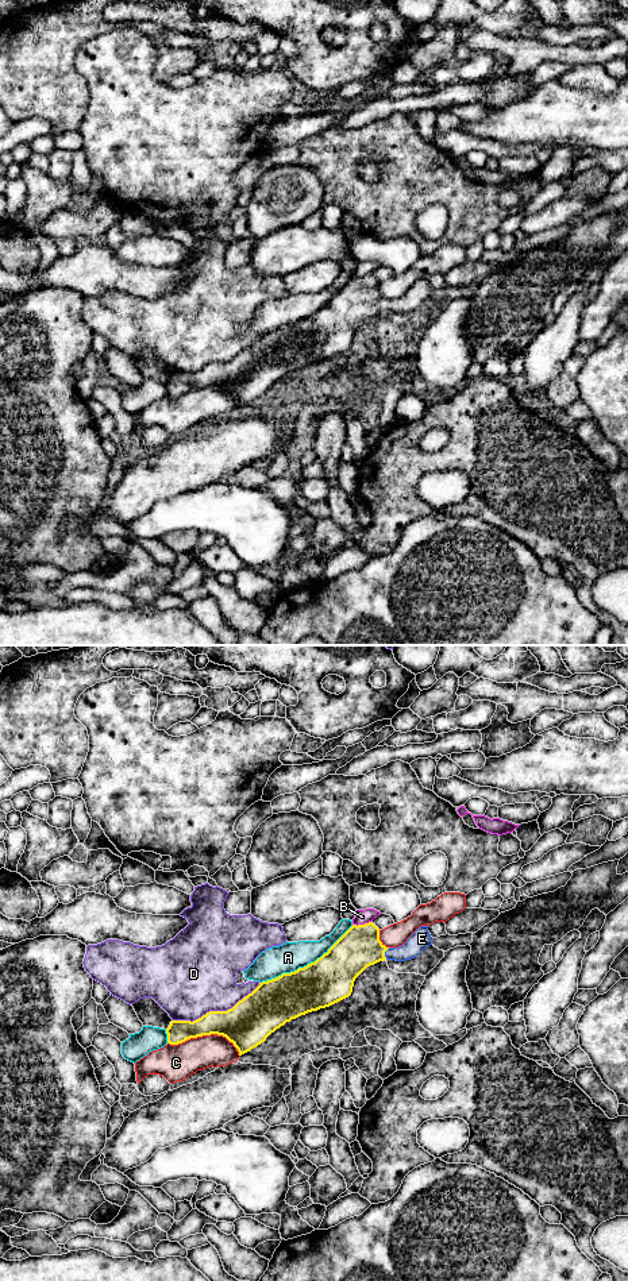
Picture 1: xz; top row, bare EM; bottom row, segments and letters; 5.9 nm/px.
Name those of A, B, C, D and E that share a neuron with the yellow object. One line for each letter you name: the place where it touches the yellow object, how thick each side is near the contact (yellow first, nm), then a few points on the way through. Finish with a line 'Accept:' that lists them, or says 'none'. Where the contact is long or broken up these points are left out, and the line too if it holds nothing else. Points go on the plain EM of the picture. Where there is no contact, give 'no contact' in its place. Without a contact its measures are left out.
E: xz (384, 305) | 240/120 nm | across xz (359, 298), (384, 305), (407, 304), (422, 290)
Accept: E

